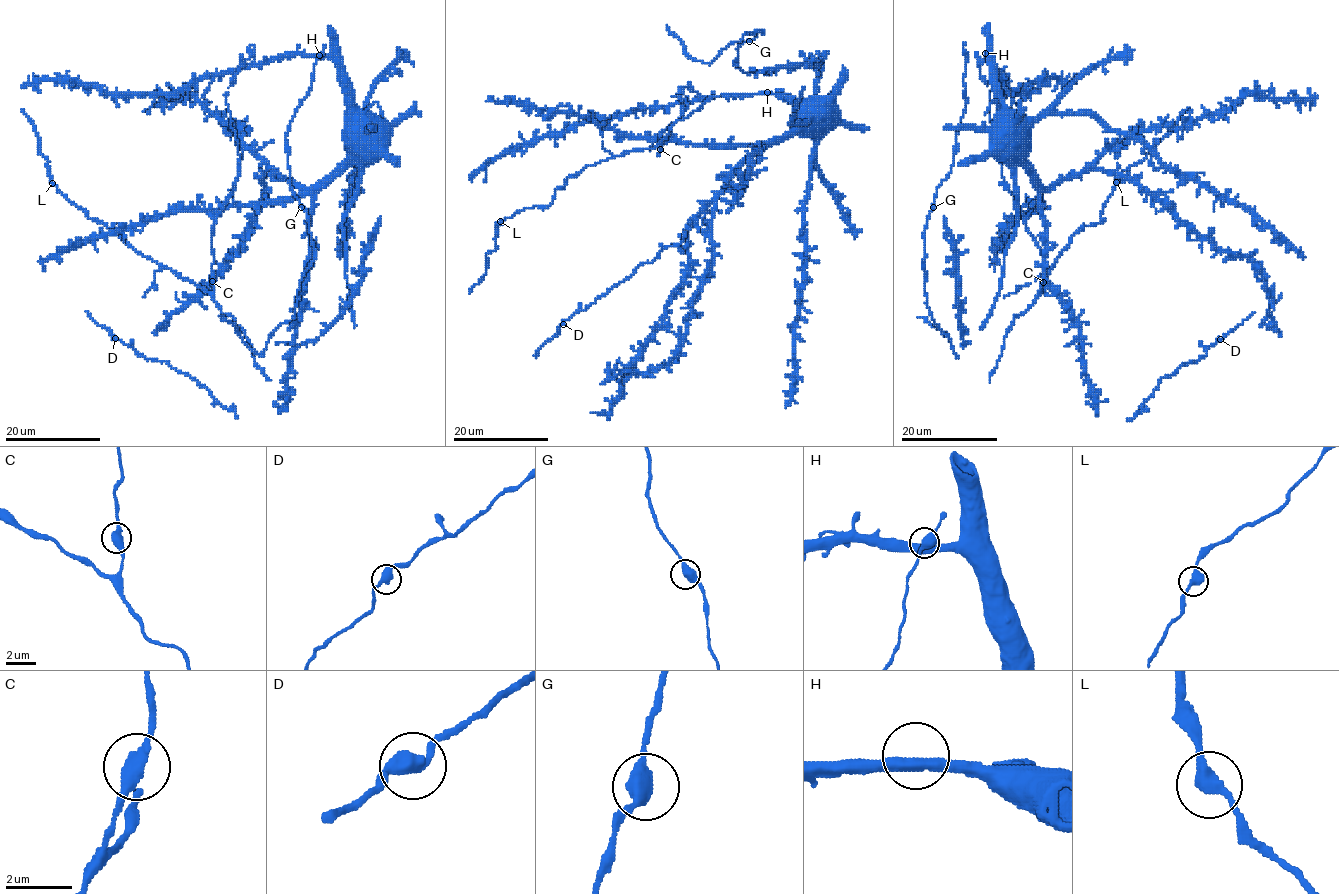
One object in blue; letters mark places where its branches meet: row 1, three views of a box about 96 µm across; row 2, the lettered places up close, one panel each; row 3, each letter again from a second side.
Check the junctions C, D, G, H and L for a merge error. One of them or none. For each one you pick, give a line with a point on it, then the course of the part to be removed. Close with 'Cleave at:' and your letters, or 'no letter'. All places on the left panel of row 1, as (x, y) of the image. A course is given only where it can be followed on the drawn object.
Cleave at: no letter

